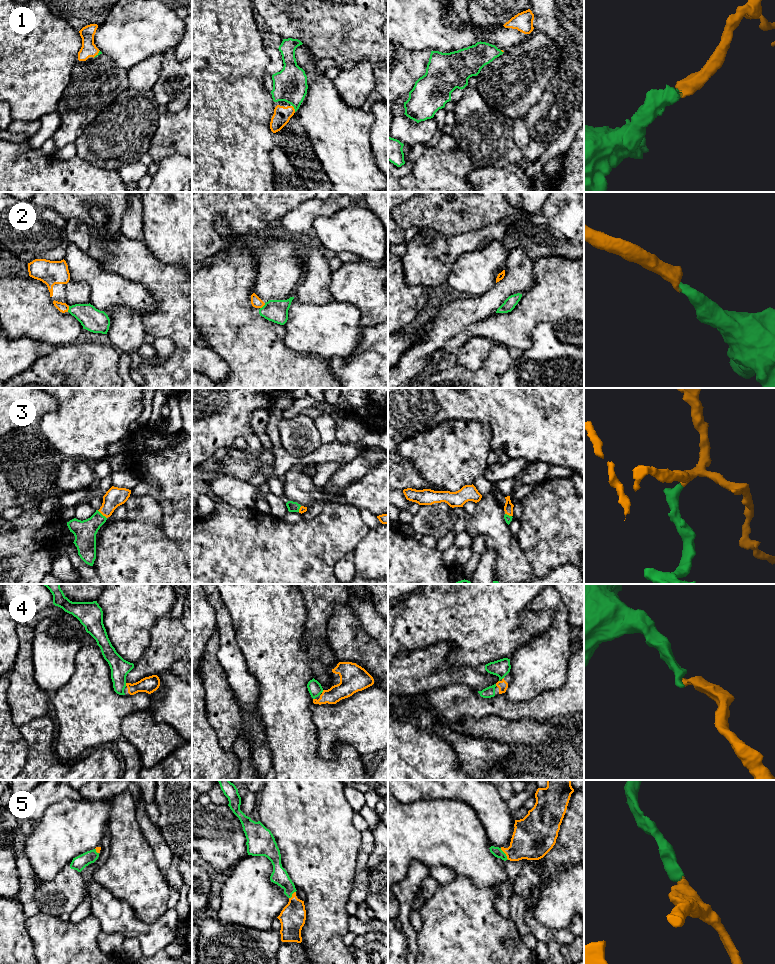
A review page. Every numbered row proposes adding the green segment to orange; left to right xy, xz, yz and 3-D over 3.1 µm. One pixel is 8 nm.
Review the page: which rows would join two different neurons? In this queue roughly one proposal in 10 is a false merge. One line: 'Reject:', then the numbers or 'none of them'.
Reject: none of them

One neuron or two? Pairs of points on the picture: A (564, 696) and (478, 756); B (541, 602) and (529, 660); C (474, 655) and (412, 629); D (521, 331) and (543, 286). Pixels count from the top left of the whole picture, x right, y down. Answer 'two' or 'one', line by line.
A: two
B: one
C: one
D: one

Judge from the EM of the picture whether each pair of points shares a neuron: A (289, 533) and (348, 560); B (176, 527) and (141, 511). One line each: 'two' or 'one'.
A: two
B: two

